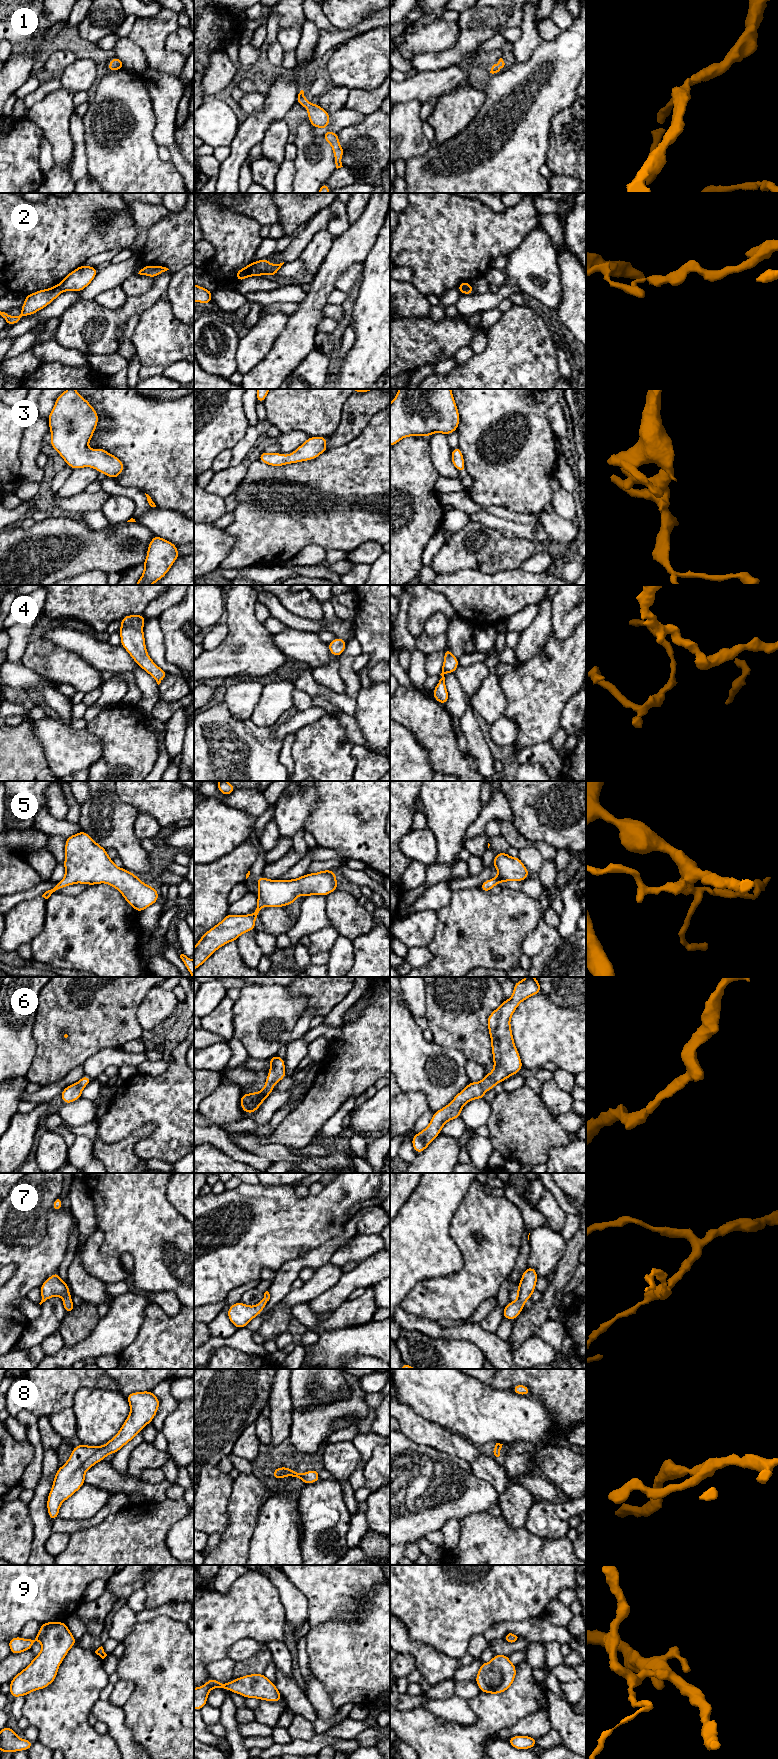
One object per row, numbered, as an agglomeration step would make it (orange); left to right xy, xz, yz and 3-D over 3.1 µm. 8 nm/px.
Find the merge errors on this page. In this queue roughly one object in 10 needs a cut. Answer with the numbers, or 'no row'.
2

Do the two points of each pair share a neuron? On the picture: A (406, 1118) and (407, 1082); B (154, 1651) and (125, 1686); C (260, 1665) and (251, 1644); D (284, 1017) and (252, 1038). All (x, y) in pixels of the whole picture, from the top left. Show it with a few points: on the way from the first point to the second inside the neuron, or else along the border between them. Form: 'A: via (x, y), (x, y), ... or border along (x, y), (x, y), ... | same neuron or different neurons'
A: border along (401, 1090), (422, 1092), (427, 1106) | different neurons
B: border along (120, 1679), (134, 1683), (131, 1696), (123, 1704) | different neurons
C: border along (262, 1644), (262, 1647), (254, 1655), (235, 1662) | different neurons
D: via (275, 1018), (269, 1024), (258, 1029) | same neuron

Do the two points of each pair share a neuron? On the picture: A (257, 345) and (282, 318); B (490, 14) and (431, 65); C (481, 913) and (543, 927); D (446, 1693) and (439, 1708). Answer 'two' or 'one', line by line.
A: one
B: one
C: two
D: two

